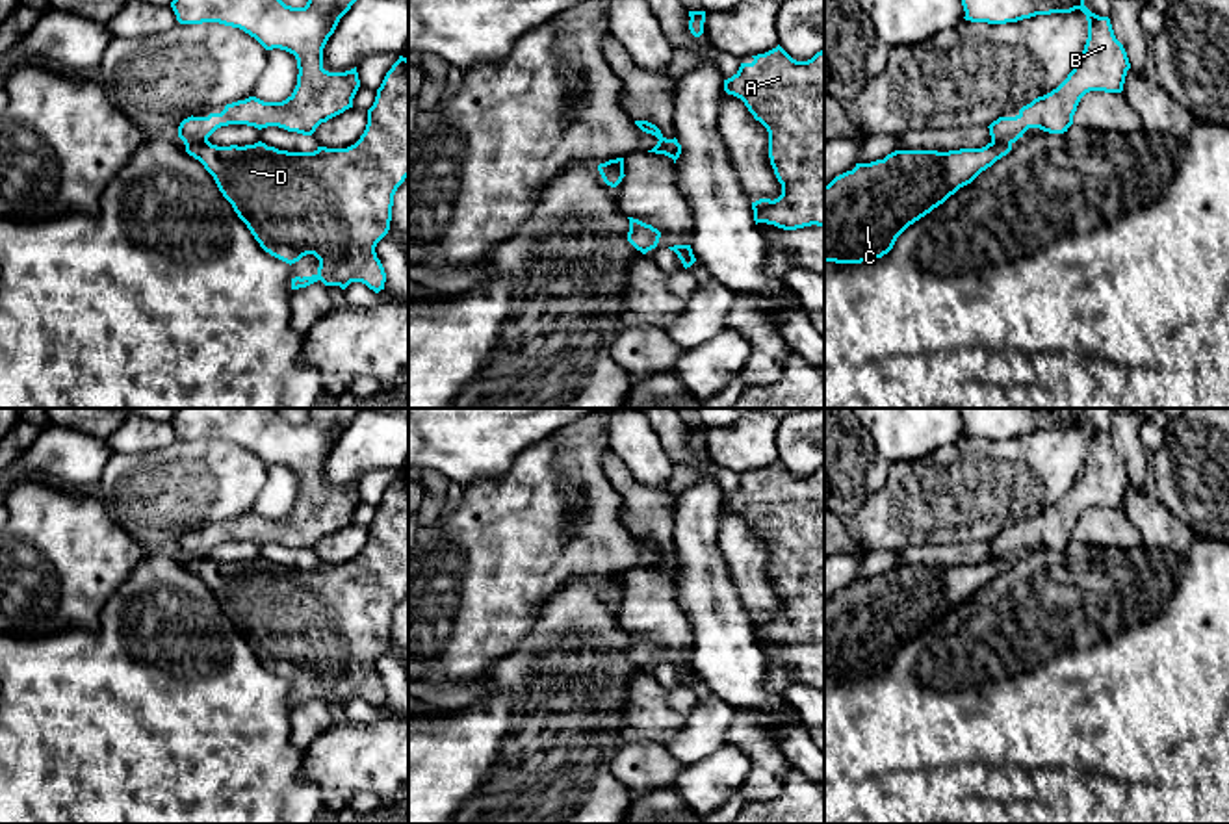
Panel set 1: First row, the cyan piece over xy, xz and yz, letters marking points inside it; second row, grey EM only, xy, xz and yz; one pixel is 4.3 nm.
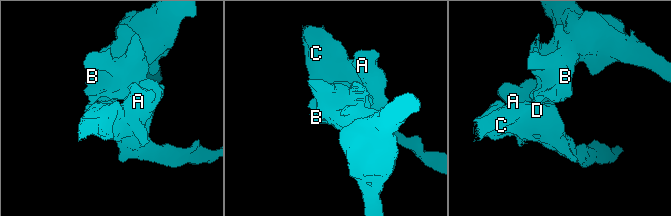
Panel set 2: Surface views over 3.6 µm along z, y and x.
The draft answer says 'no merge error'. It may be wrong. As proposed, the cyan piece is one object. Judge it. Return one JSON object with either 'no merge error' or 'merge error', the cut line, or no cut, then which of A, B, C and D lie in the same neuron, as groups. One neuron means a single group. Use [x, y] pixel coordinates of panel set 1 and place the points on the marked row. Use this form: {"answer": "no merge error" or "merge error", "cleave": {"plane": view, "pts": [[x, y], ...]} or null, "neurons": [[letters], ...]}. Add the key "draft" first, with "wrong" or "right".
{"draft": "wrong", "answer": "merge error", "cleave": {"plane": "xy", "pts": [[206, 140], [188, 140], [184, 143]]}, "neurons": [["A", "C", "D"], ["B"]]}

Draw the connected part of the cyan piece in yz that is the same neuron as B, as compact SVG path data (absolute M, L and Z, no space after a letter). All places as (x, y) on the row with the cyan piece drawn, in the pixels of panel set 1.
M962 0L965 20L1006 24L1036 15L1080 9L1088 20L1088 39L1067 78L1051 93L1023 106L1016 117L999 117L990 128L991 141L1016 143L1028 128L1064 134L1073 124L1080 98L1090 91L1121 93L1131 69L1110 19L1092 13L1084 0Z

